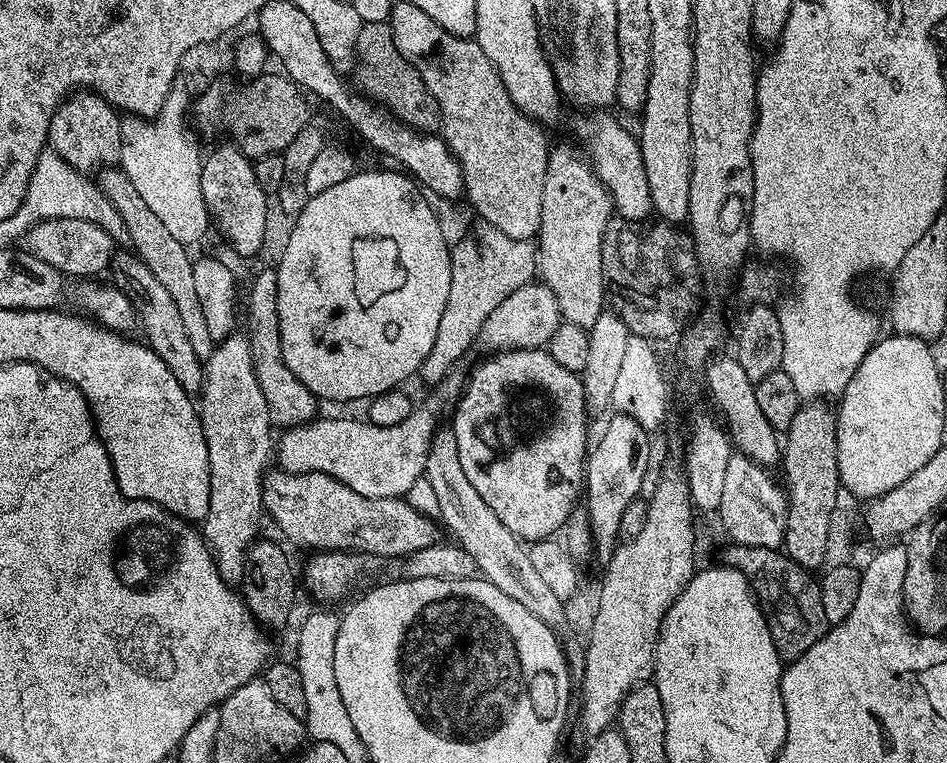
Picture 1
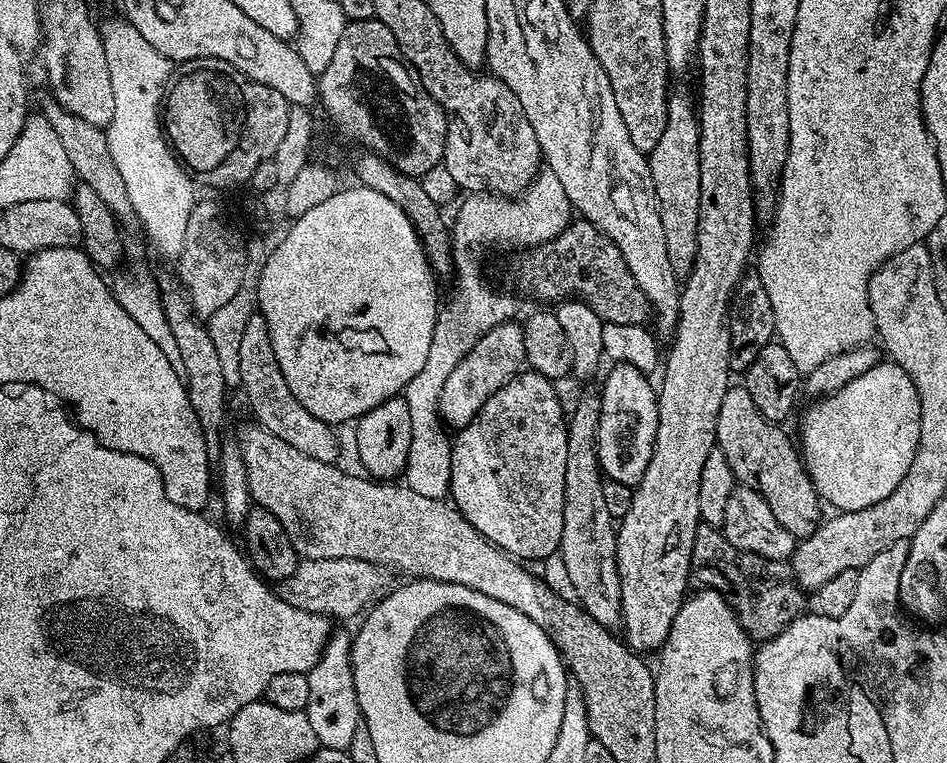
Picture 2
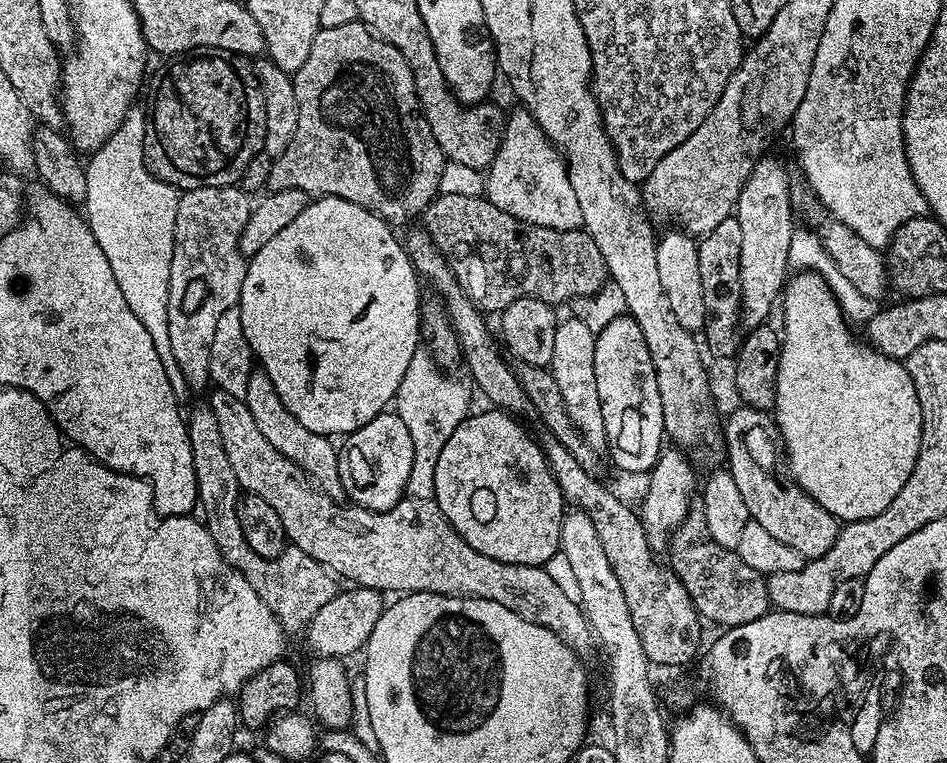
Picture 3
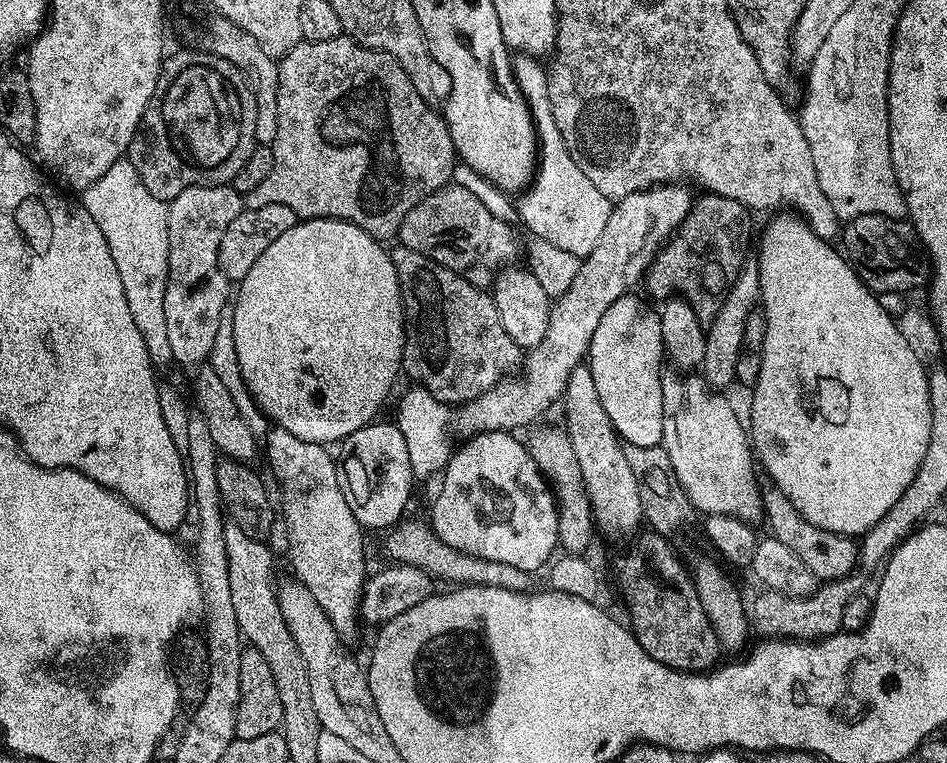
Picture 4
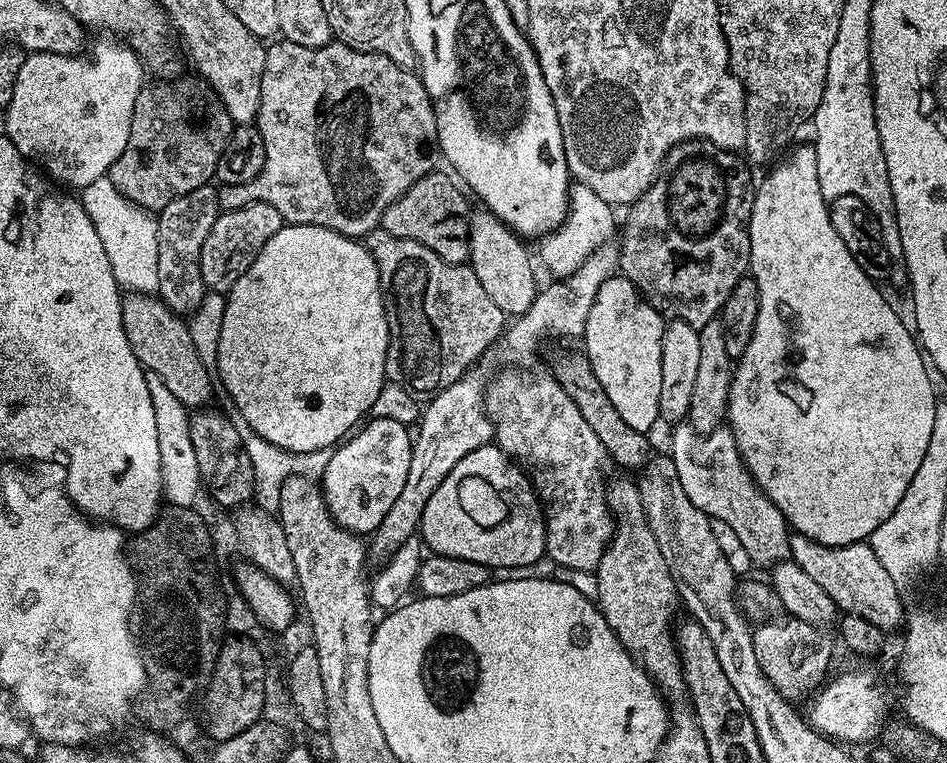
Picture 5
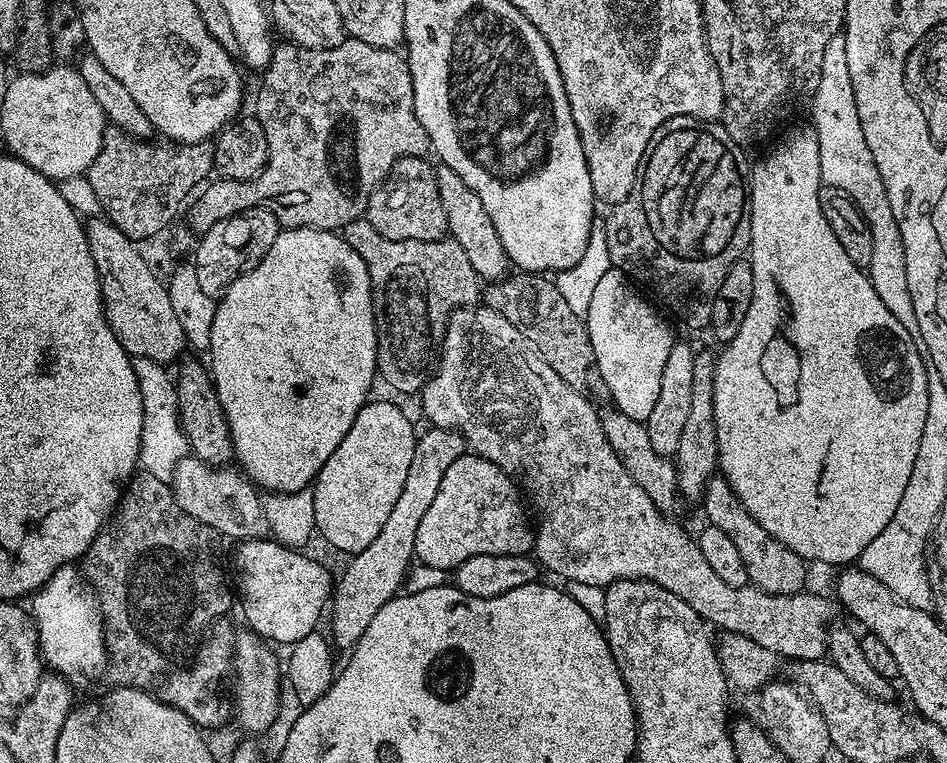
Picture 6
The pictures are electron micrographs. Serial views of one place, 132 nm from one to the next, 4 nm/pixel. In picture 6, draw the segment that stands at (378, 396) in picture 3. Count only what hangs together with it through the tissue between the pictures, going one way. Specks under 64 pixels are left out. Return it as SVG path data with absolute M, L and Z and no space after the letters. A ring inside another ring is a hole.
M284 228L274 238L270 250L262 258L254 270L244 272L223 296L219 297L214 314L214 326L210 329L210 346L207 355L210 360L212 381L218 394L218 402L222 402L222 410L226 414L228 429L232 435L232 450L235 459L240 459L239 467L243 475L253 484L269 493L289 493L307 489L316 479L316 475L326 466L330 454L338 450L338 442L346 438L350 426L354 426L354 418L358 410L370 399L368 391L372 388L372 379L378 376L376 367L376 314L372 311L372 287L370 274L366 270L366 262L348 243L343 235L335 231L323 232L321 228Z

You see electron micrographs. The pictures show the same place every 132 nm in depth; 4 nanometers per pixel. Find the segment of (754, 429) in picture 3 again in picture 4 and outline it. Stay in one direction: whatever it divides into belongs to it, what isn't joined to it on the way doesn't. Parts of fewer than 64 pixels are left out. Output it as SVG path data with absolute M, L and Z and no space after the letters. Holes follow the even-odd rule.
M775 486L769 487L769 489L764 492L764 510L766 524L772 527L769 528L771 535L775 536L778 542L790 546L790 550L794 550L794 554L798 554L798 558L802 558L802 562L806 562L806 567L814 573L817 581L832 582L828 580L836 580L839 576L846 575L852 567L857 567L858 544L853 537L822 530L818 526L806 522L806 518L802 518L802 514L798 514L794 502L790 502L790 498L786 498L786 494L782 494Z

